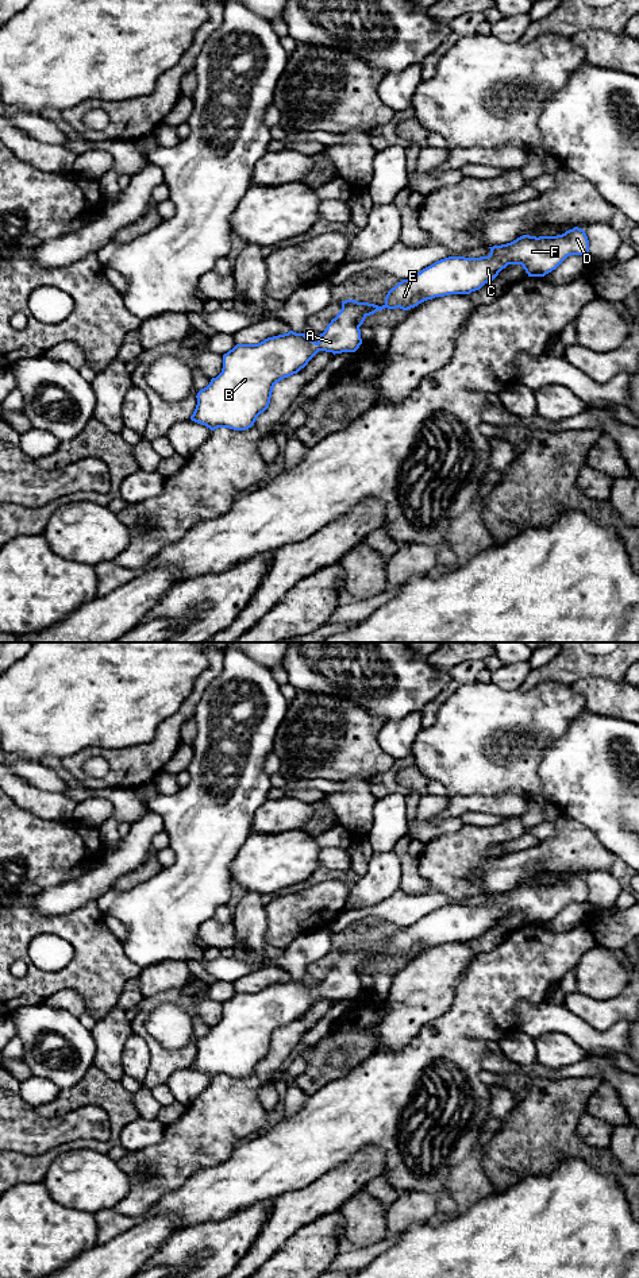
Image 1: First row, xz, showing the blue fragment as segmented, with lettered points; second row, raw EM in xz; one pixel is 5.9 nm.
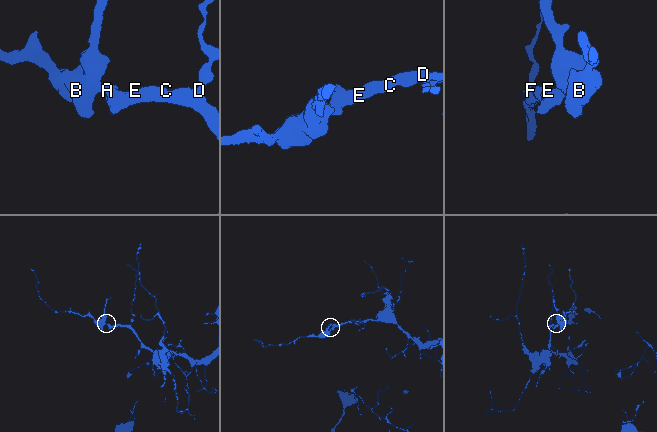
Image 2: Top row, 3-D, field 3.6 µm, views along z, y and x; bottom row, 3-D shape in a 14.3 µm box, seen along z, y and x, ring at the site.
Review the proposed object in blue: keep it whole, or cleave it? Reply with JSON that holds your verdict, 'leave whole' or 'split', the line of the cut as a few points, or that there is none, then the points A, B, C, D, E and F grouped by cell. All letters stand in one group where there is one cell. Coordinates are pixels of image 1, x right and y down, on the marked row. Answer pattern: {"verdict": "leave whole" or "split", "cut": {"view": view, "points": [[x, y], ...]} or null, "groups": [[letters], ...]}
{"verdict": "leave whole", "cut": null, "groups": [["A", "B", "C", "D", "E", "F"]]}

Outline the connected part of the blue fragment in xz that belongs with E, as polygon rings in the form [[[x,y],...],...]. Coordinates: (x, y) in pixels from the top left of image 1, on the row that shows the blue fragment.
[[[574,227],[562,235],[523,235],[489,248],[488,256],[449,256],[403,279],[388,291],[382,306],[342,301],[340,312],[319,335],[317,343],[305,333],[289,331],[258,344],[236,344],[223,355],[222,372],[197,393],[190,420],[211,430],[246,430],[269,408],[274,385],[297,374],[319,351],[355,352],[362,344],[359,327],[377,310],[408,310],[435,297],[470,294],[508,265],[521,265],[528,277],[544,277],[567,256],[588,254],[589,240],[584,229]]]

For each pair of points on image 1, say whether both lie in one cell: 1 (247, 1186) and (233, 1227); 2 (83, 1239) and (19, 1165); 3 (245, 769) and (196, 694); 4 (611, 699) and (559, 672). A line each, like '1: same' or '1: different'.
1: different
2: different
3: different
4: different

